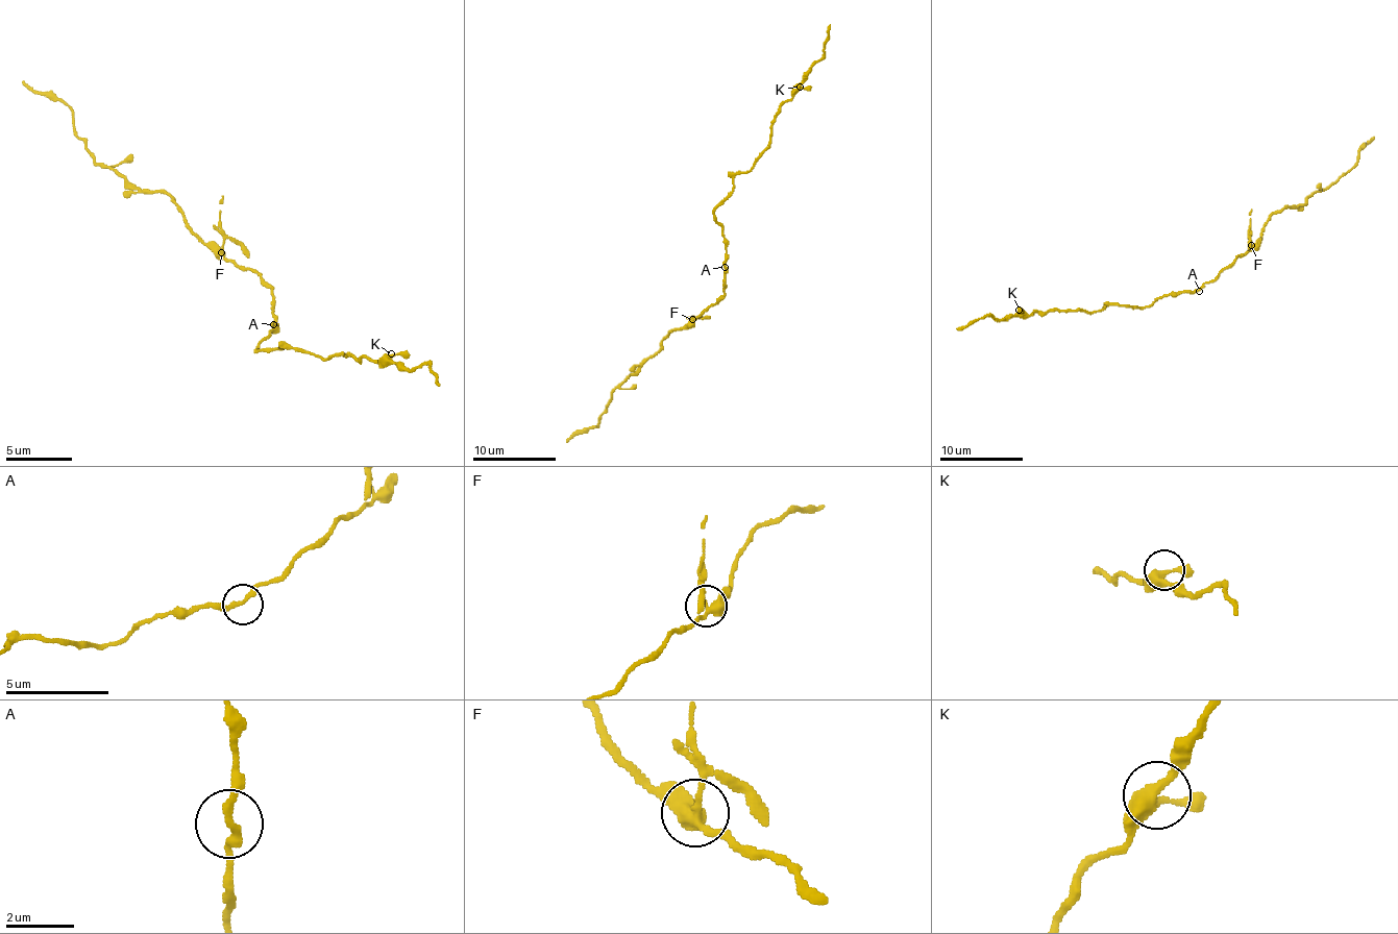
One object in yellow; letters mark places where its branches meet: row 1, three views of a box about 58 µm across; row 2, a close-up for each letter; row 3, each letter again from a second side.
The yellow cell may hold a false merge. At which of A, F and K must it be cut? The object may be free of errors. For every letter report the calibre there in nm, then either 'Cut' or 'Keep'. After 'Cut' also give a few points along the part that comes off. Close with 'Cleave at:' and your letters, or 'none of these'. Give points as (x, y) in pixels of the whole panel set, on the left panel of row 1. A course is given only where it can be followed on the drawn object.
A: Thickness 240 nm. Keep
F: Thickness 320 nm. Cut. Course of the part to remove: (220, 252), (223, 196)
K: Thickness 360 nm. Keep
Cleave at: F

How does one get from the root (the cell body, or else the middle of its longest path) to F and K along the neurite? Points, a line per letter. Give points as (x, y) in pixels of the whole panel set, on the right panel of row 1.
F: (1197, 289), (1211, 283), (1251, 245)
K: (1197, 289), (1163, 295), (1143, 308), (1105, 305), (1097, 312), (1048, 310), (1029, 316), (1019, 310)

